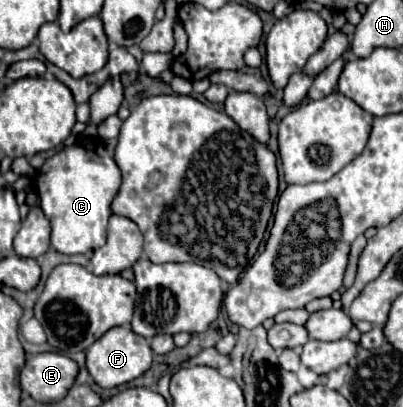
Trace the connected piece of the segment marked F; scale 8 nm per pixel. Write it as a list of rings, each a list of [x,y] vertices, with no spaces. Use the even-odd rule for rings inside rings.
[[[128,325],[124,327],[112,327],[112,331],[106,331],[92,347],[86,351],[86,369],[96,385],[112,389],[118,385],[124,385],[136,377],[140,377],[152,363],[152,349],[148,341],[136,333]]]

